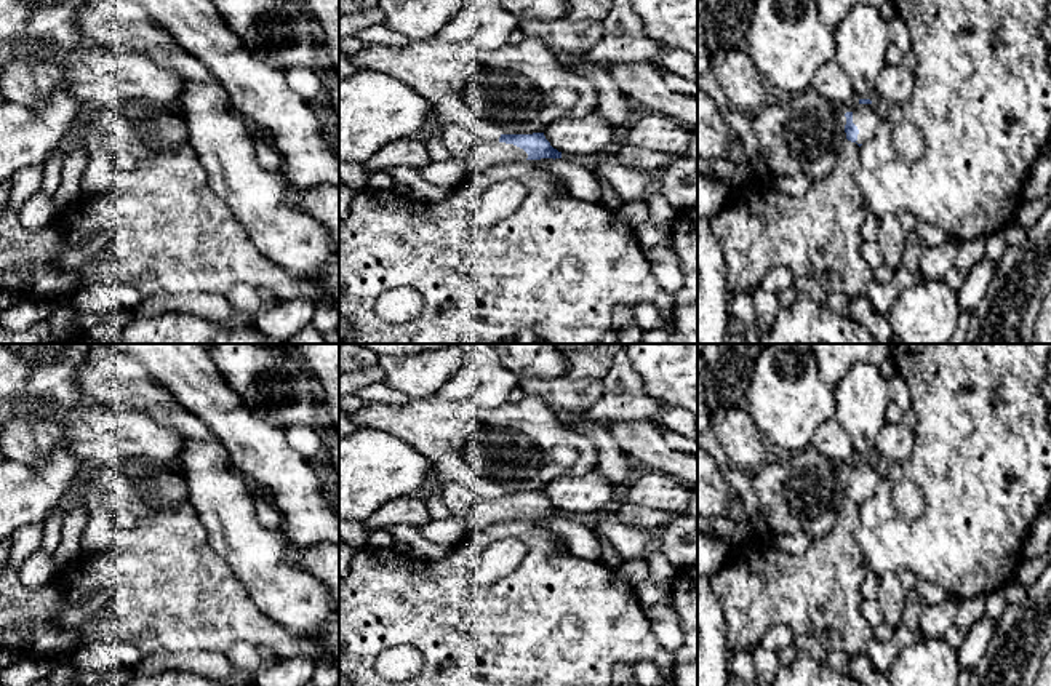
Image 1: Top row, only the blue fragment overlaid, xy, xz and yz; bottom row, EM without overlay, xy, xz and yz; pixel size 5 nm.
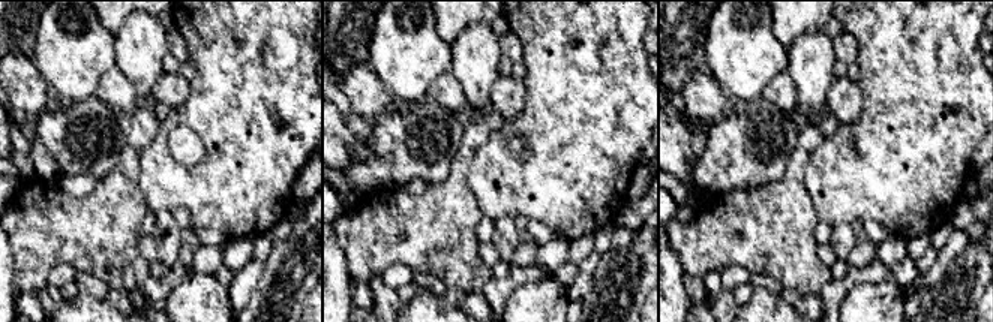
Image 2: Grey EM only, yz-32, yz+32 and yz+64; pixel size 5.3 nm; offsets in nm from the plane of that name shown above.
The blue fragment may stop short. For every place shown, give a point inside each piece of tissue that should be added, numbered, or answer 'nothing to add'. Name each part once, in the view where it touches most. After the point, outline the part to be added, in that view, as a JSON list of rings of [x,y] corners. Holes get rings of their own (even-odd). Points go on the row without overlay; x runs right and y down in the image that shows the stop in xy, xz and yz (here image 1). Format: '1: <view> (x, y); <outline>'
1: yz (864, 475); [[[873,459],[870,462],[857,462],[853,469],[853,481],[857,485],[857,502],[865,502],[873,496],[880,478],[873,467]]]

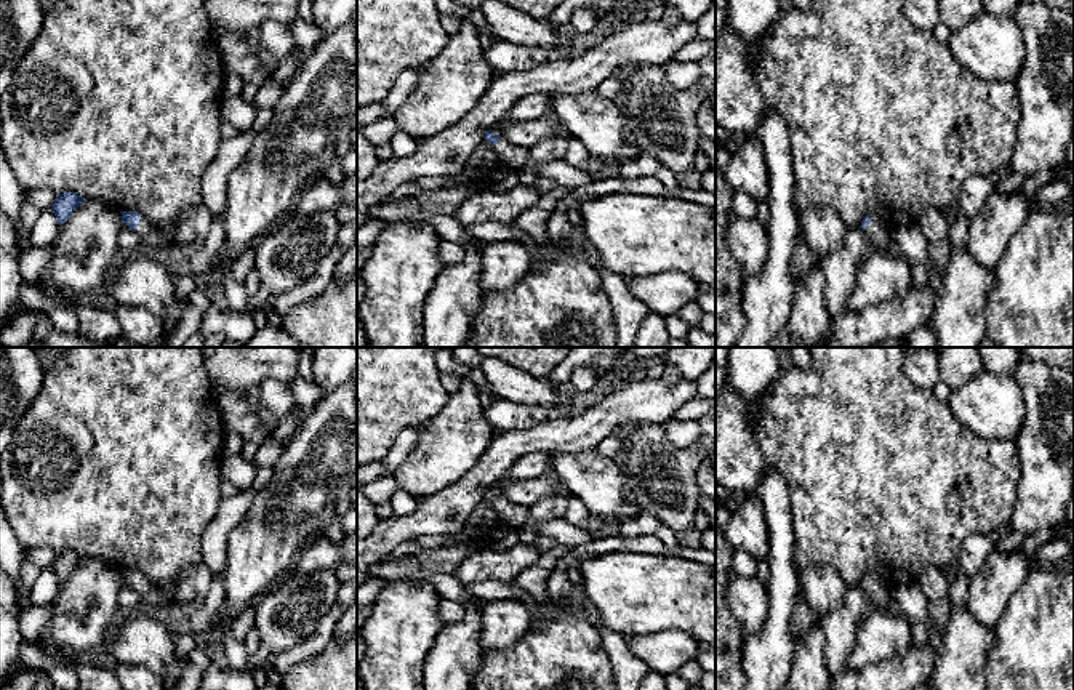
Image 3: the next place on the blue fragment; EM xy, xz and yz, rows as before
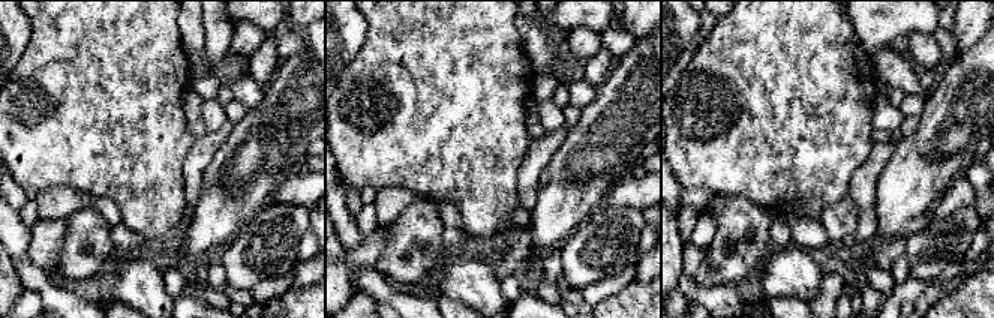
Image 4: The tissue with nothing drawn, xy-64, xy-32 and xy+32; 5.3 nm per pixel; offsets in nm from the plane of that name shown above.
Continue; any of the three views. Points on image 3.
1: yz (881, 591); [[[871,575],[871,583],[864,589],[871,596],[874,608],[892,608],[892,586],[884,581],[879,575]]]

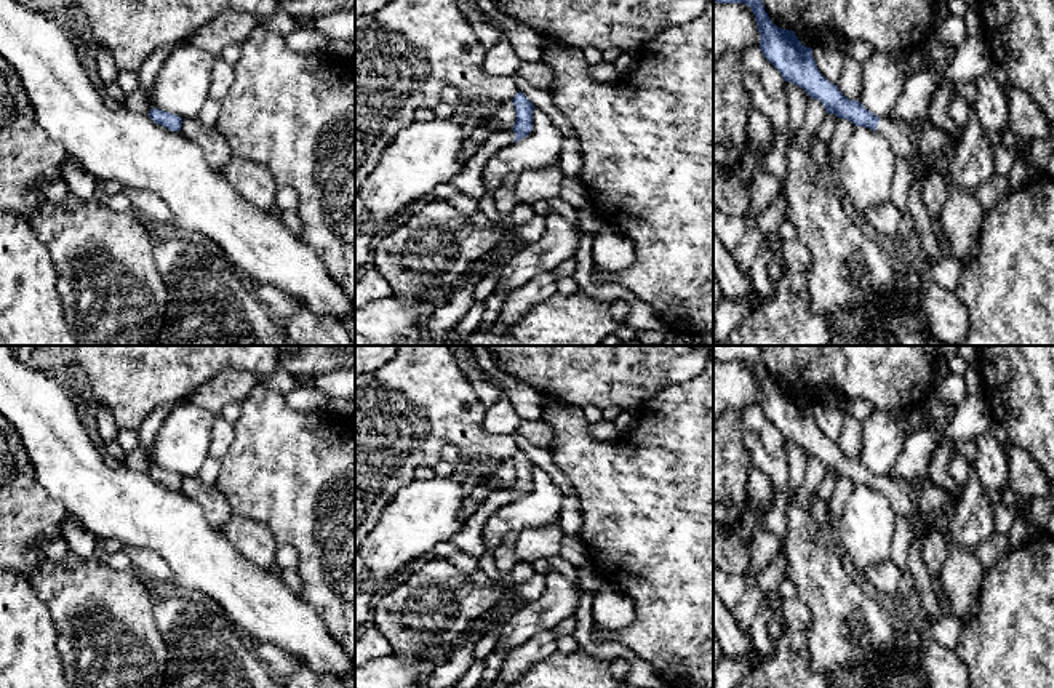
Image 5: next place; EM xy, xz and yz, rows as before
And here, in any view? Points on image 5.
1: yz (901, 496); [[[880,475],[876,491],[888,498],[896,515],[902,515],[913,525],[913,538],[908,550],[907,570],[913,578],[923,606],[936,619],[947,610],[939,590],[937,579],[929,574],[920,554],[920,541],[928,530],[920,522],[916,494],[902,478],[891,475]]]

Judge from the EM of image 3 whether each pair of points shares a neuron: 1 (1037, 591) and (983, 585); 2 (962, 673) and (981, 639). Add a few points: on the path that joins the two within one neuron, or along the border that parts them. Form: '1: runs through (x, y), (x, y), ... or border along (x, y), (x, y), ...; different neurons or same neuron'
1: border along (1037, 564), (1010, 597), (997, 620); different neurons
2: runs through (962, 665), (962, 658), (973, 647); same neuron

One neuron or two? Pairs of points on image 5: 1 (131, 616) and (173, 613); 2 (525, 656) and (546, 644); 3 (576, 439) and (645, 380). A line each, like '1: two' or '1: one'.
1: two
2: one
3: two

